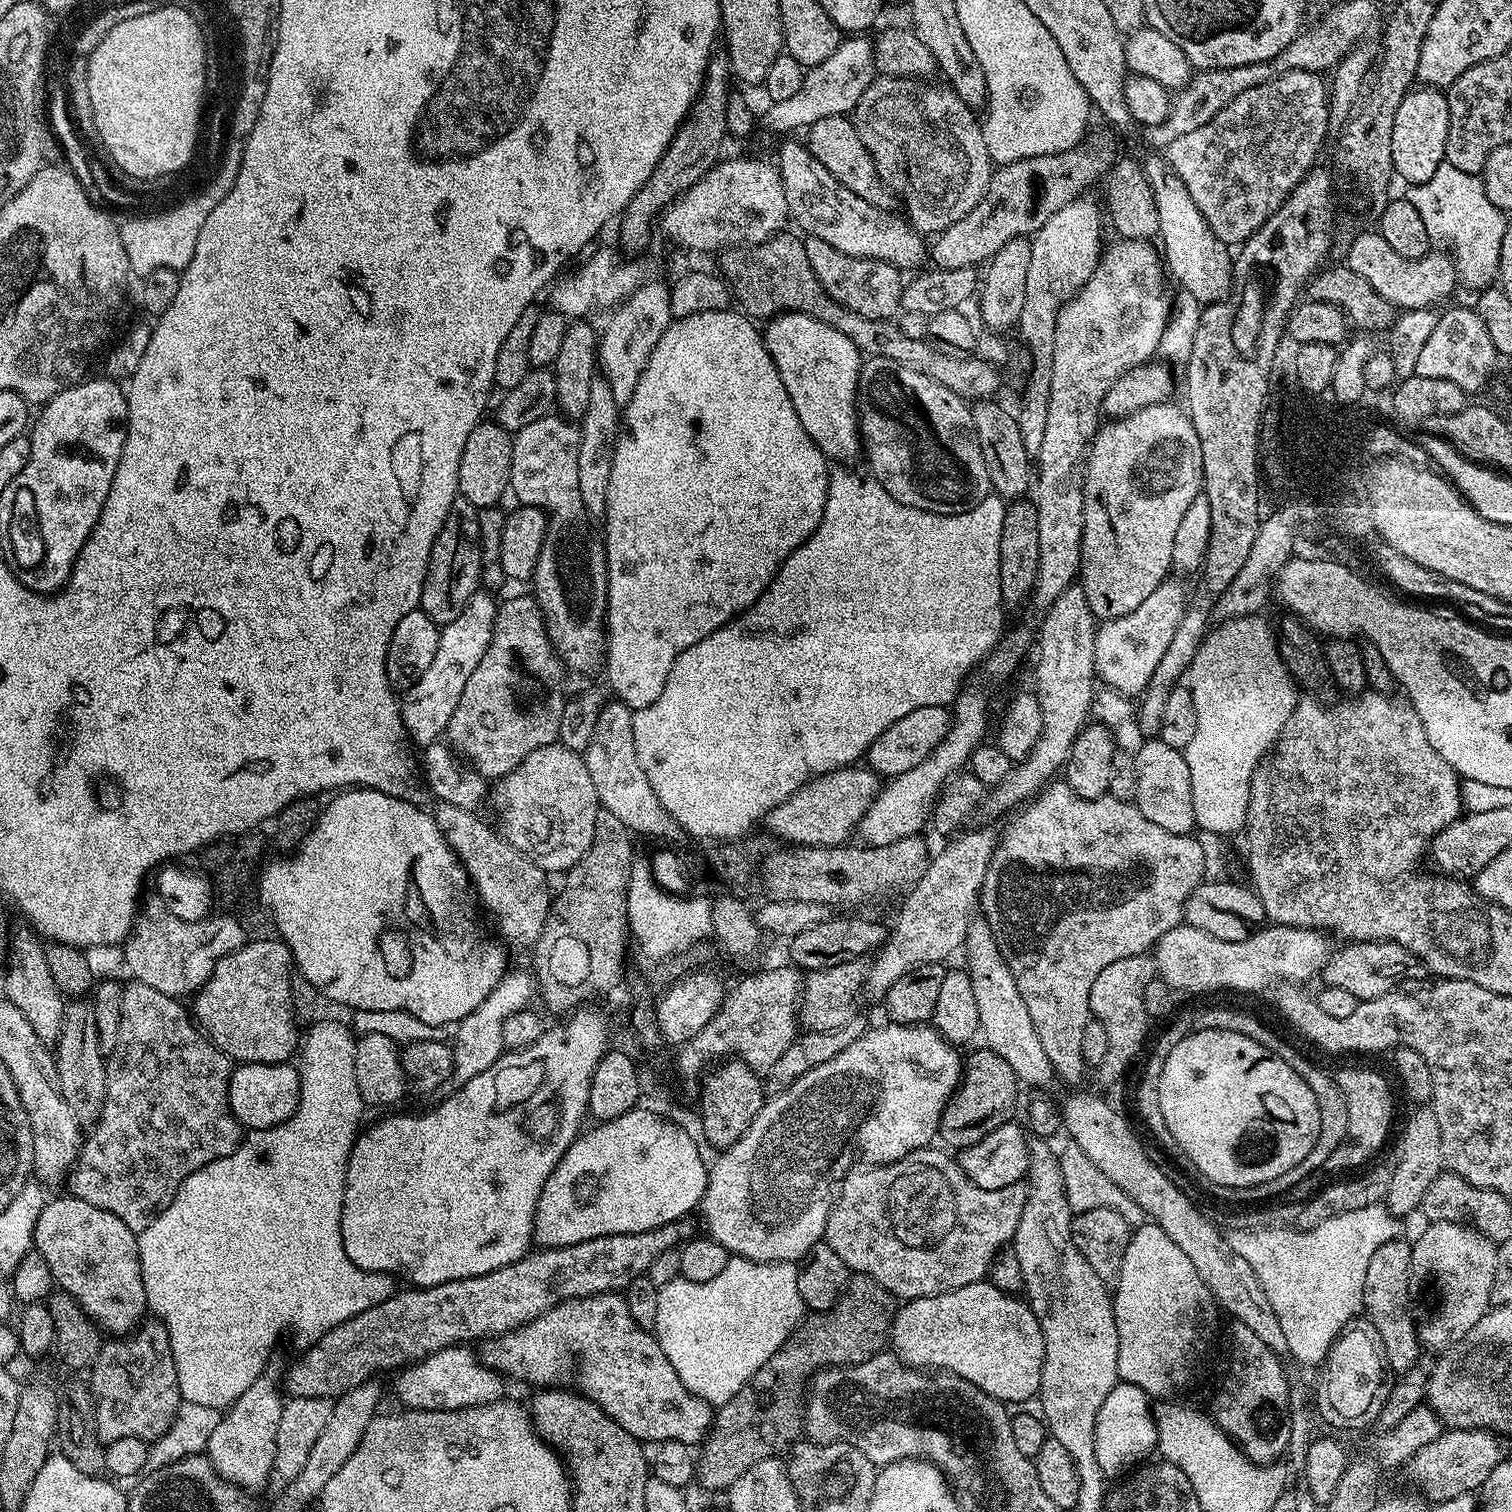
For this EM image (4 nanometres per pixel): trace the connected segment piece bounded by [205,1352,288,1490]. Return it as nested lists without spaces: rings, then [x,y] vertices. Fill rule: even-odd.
[[[278,1353],[269,1359],[263,1373],[239,1398],[229,1405],[212,1432],[205,1446],[205,1453],[212,1468],[227,1482],[237,1487],[260,1488],[271,1478],[275,1468],[274,1455],[277,1446],[278,1423],[283,1408],[278,1390],[288,1368],[288,1360]]]

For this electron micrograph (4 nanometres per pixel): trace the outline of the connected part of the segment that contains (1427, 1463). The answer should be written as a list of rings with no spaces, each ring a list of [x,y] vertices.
[[[1453,1428],[1441,1431],[1440,1436],[1430,1446],[1422,1446],[1414,1458],[1406,1465],[1408,1480],[1413,1489],[1425,1501],[1439,1502],[1458,1498],[1467,1492],[1475,1493],[1484,1487],[1486,1478],[1504,1459],[1505,1449],[1500,1449],[1501,1437],[1482,1428]]]

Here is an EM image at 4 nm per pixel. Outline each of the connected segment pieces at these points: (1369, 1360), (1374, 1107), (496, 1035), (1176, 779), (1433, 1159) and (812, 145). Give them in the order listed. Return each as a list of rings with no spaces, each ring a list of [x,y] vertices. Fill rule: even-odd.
[[[1367,1318],[1349,1325],[1341,1332],[1332,1344],[1332,1349],[1324,1357],[1322,1365],[1324,1385],[1320,1388],[1320,1412],[1328,1424],[1336,1428],[1364,1428],[1367,1424],[1375,1425],[1380,1419],[1382,1406],[1386,1406],[1386,1398],[1390,1395],[1394,1383],[1394,1373],[1390,1366],[1390,1358],[1386,1358],[1386,1346],[1382,1346],[1382,1338],[1378,1330]]]
[[[1348,1068],[1338,1076],[1338,1091],[1346,1106],[1352,1104],[1352,1144],[1348,1144],[1348,1148],[1337,1146],[1333,1151],[1336,1160],[1332,1160],[1332,1164],[1347,1170],[1366,1163],[1383,1146],[1392,1128],[1392,1088],[1380,1072],[1371,1072],[1368,1068]]]
[[[509,971],[503,980],[498,982],[494,990],[466,1018],[455,1025],[456,1044],[451,1045],[454,1066],[452,1067],[452,1080],[457,1085],[465,1084],[470,1078],[482,1074],[482,1070],[490,1070],[499,1056],[504,1055],[504,1039],[502,1038],[502,1026],[510,1014],[518,1014],[529,1007],[528,1004],[538,996],[538,985],[535,975],[528,972]]]
[[[1148,738],[1140,749],[1135,749],[1136,769],[1138,770],[1138,794],[1135,798],[1136,809],[1154,826],[1162,826],[1170,834],[1187,836],[1196,828],[1196,819],[1194,818],[1194,798],[1192,797],[1192,787],[1190,786],[1190,766],[1186,766],[1186,758],[1181,749],[1174,746],[1166,746],[1158,738]]]
[[[1420,1106],[1416,1113],[1404,1124],[1404,1133],[1400,1136],[1400,1149],[1396,1152],[1396,1169],[1387,1177],[1388,1192],[1386,1207],[1393,1216],[1407,1218],[1419,1209],[1426,1190],[1430,1190],[1430,1182],[1438,1178],[1442,1171],[1444,1159],[1440,1145],[1438,1118],[1431,1107]]]
[[[848,116],[822,118],[808,125],[806,135],[808,135],[806,147],[810,150],[810,154],[814,154],[814,158],[818,158],[818,162],[822,162],[822,166],[826,166],[826,170],[830,170],[830,174],[834,174],[834,178],[838,178],[838,182],[846,186],[846,190],[858,194],[858,198],[879,208],[893,207],[893,193],[886,190],[884,183],[880,181],[880,175],[874,166],[874,158],[870,150],[866,150],[855,123]]]

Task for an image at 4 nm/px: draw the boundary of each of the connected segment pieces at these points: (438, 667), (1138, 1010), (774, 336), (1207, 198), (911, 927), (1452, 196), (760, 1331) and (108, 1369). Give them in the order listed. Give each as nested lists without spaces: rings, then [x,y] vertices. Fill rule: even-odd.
[[[477,590],[466,602],[466,610],[454,618],[454,622],[440,628],[438,651],[430,661],[426,674],[414,682],[399,697],[400,717],[404,723],[413,745],[425,746],[439,741],[448,731],[448,723],[458,707],[458,698],[462,698],[462,690],[470,674],[474,674],[474,666],[482,662],[482,654],[492,641],[492,627],[498,607],[497,597],[487,590]]]
[[[1151,955],[1118,958],[1118,962],[1110,962],[1110,966],[1106,966],[1106,970],[1094,978],[1094,986],[1090,986],[1092,1016],[1102,1022],[1106,1029],[1106,1055],[1098,1066],[1100,1080],[1104,1084],[1112,1084],[1123,1078],[1124,1071],[1131,1066],[1132,1059],[1139,1054],[1148,1036],[1150,1017],[1146,1014],[1142,990],[1156,975],[1156,965]]]
[[[785,312],[769,319],[766,327],[762,332],[764,345],[772,355],[774,366],[778,366],[778,374],[782,374],[786,394],[790,394],[790,402],[794,402],[794,410],[798,410],[798,422],[806,426],[806,434],[814,438],[814,442],[823,450],[829,461],[852,460],[856,455],[859,457],[862,441],[856,397],[860,386],[862,354],[856,349],[854,342],[850,342],[846,334],[838,334],[834,326],[826,326],[826,322],[818,322],[801,312]]]
[[[1306,70],[1282,72],[1262,86],[1246,90],[1246,94],[1238,94],[1238,98],[1227,104],[1206,126],[1198,126],[1191,134],[1174,138],[1166,149],[1166,163],[1182,186],[1186,186],[1194,206],[1198,206],[1216,237],[1223,244],[1240,246],[1284,205],[1288,195],[1313,171],[1315,164],[1312,163],[1328,136],[1328,128],[1330,92],[1325,77]]]
[[[988,828],[967,832],[949,839],[952,841],[929,859],[926,874],[922,874],[920,881],[903,897],[904,905],[896,916],[896,925],[891,925],[887,941],[875,957],[876,965],[868,968],[867,999],[869,996],[876,1002],[883,1001],[890,986],[894,986],[902,974],[920,964],[947,961],[951,952],[959,953],[963,949],[966,930],[978,908],[980,887],[990,866],[992,849],[998,840],[997,833]]]
[[[1447,162],[1440,164],[1438,170],[1430,178],[1430,182],[1422,182],[1409,187],[1406,198],[1422,214],[1422,222],[1426,222],[1426,230],[1433,241],[1445,240],[1449,244],[1452,263],[1456,265],[1456,275],[1468,288],[1483,290],[1493,283],[1500,274],[1500,251],[1502,250],[1502,234],[1506,223],[1505,213],[1484,193],[1484,181],[1479,175],[1471,176]]]
[[[733,1255],[726,1270],[722,1270],[718,1278],[710,1278],[710,1282],[690,1282],[677,1278],[659,1289],[654,1335],[660,1341],[670,1366],[678,1370],[678,1378],[682,1378],[690,1394],[713,1406],[726,1403],[739,1394],[746,1382],[752,1380],[748,1376],[748,1344],[752,1344],[752,1368],[758,1370],[787,1342],[806,1315],[802,1294],[798,1294],[796,1270],[797,1265],[786,1260],[777,1260],[775,1264],[760,1264],[757,1260]],[[672,1304],[676,1304],[676,1308],[680,1308],[680,1304],[684,1304],[684,1308],[692,1308],[692,1316],[680,1316],[680,1312],[676,1312],[676,1320],[672,1320]],[[736,1304],[748,1304],[748,1324],[744,1324],[744,1320],[740,1320],[740,1324],[736,1324],[736,1320],[728,1320],[728,1308],[736,1308]],[[736,1328],[740,1328],[744,1336],[732,1336]]]
[[[159,1319],[150,1320],[119,1338],[109,1339],[112,1341],[109,1344],[107,1341],[103,1345],[99,1358],[92,1363],[90,1387],[92,1400],[96,1404],[96,1433],[105,1445],[131,1442],[134,1438],[142,1438],[149,1442],[159,1440],[174,1422],[182,1403],[176,1363],[170,1346],[170,1334]]]

